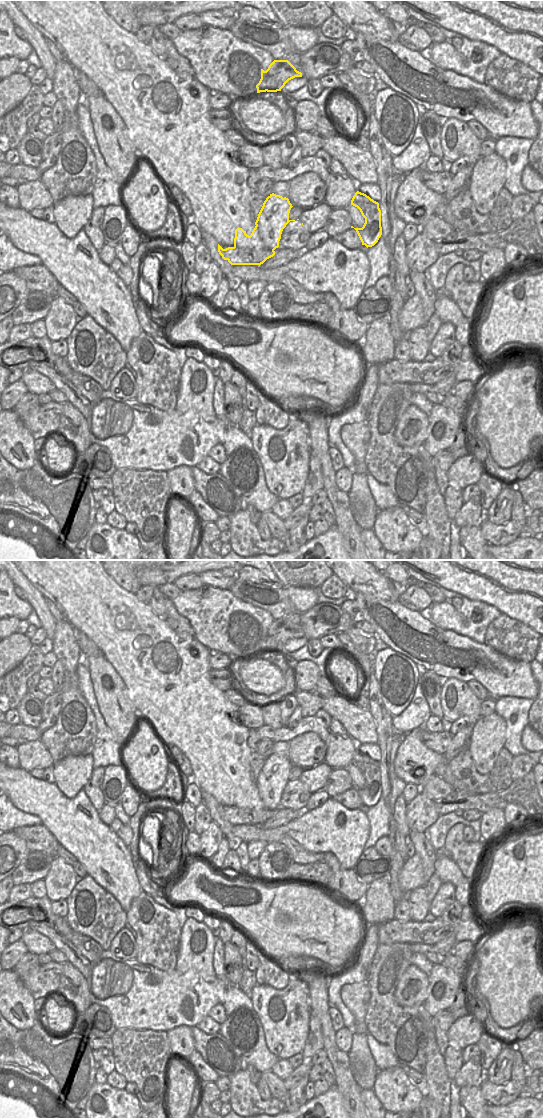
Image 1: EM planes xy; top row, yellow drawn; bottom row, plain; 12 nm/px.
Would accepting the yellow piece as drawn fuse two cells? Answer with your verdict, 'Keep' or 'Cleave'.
Cleave.

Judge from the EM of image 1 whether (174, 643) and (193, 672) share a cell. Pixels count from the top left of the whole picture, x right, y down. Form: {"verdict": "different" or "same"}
{"verdict": "same"}

